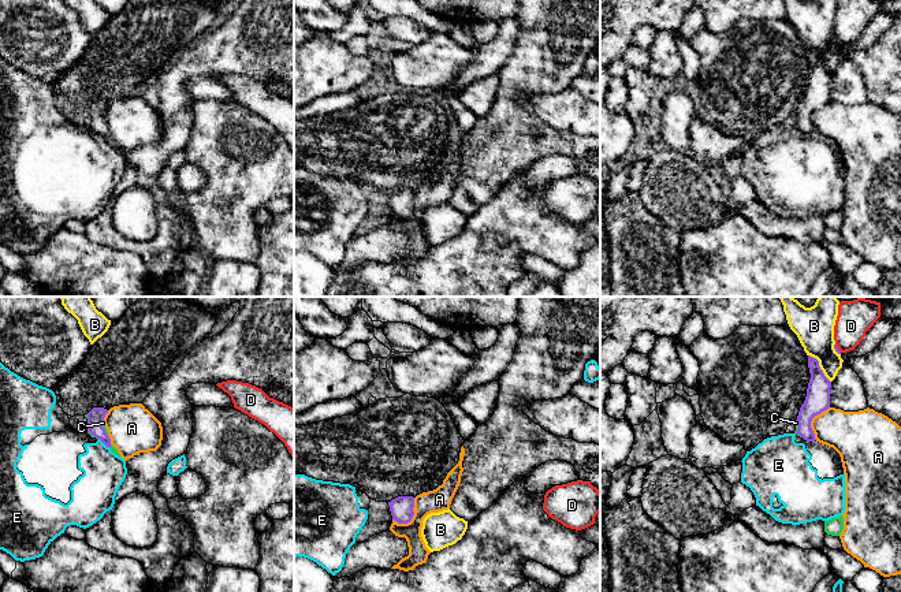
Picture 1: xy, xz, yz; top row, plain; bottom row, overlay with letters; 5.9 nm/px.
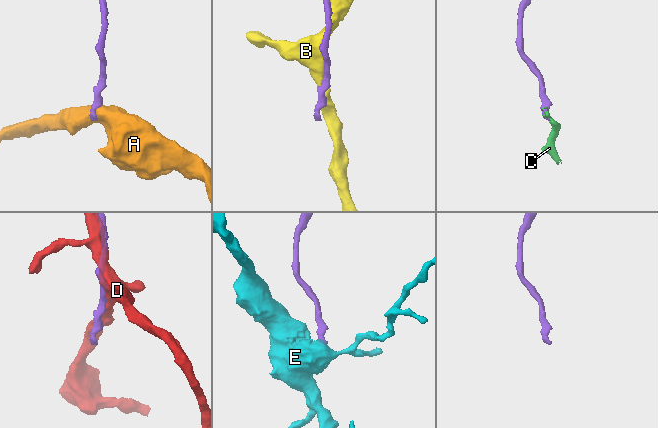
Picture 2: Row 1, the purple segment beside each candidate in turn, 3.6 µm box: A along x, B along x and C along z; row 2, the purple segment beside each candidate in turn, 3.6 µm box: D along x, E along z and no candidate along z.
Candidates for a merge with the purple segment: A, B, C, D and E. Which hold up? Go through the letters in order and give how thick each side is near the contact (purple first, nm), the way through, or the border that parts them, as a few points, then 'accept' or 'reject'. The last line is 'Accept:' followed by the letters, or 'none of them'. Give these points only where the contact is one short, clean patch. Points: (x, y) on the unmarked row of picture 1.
A: 140 nm thick on the purple side, 140 nm on the other; border along xz (414, 192), (413, 211), (406, 216), (394, 215); reject
B: 140 nm thick on the purple side, 220 nm on the other; reject
C: 140 nm thick on the purple side, 20 nm on the other; runs through yz (818, 88), (797, 123), (796, 116); accept
D: 20 nm thick on the purple side, 200 nm on the other; reject
E: 100 nm thick on the purple side, 240 nm on the other; border along xy (100, 134), (108, 141); reject
Accept: C

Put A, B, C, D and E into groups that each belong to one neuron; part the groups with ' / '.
A / B / C / D / E

